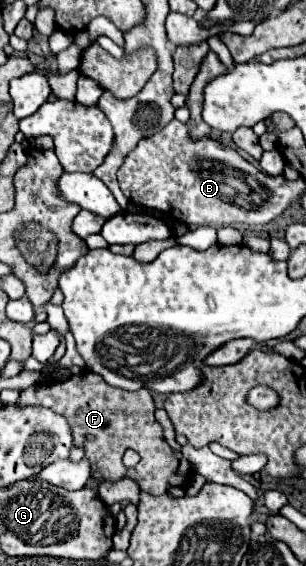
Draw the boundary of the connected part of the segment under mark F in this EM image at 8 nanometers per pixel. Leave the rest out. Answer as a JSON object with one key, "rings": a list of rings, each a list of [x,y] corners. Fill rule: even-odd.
{"rings":[[[87,370],[65,382],[51,382],[47,386],[35,384],[21,392],[19,404],[41,404],[61,416],[67,416],[73,430],[73,444],[85,448],[85,458],[103,474],[101,480],[131,476],[141,490],[153,496],[165,494],[171,486],[183,486],[187,482],[187,476],[177,474],[179,458],[163,438],[163,428],[155,420],[155,404],[147,388],[135,392],[111,388],[103,376]],[[127,448],[135,448],[141,456],[137,468],[123,466],[121,458]]]}

